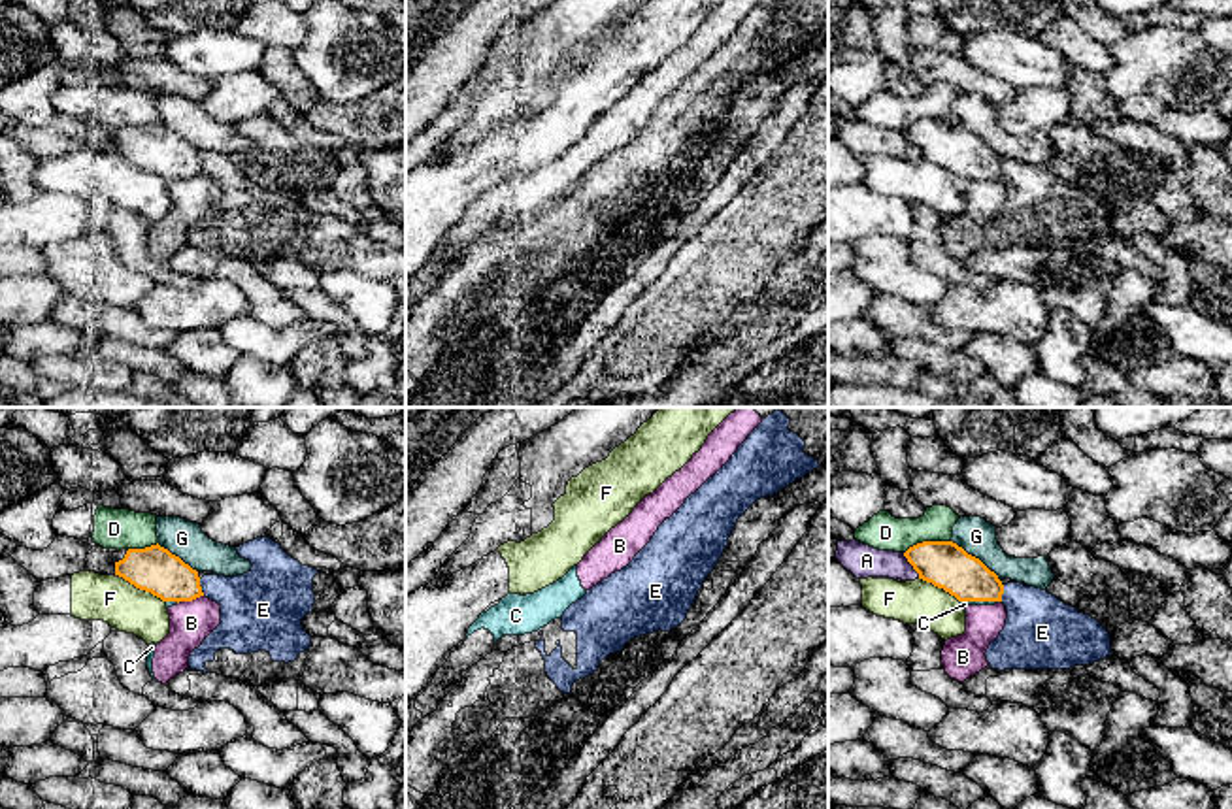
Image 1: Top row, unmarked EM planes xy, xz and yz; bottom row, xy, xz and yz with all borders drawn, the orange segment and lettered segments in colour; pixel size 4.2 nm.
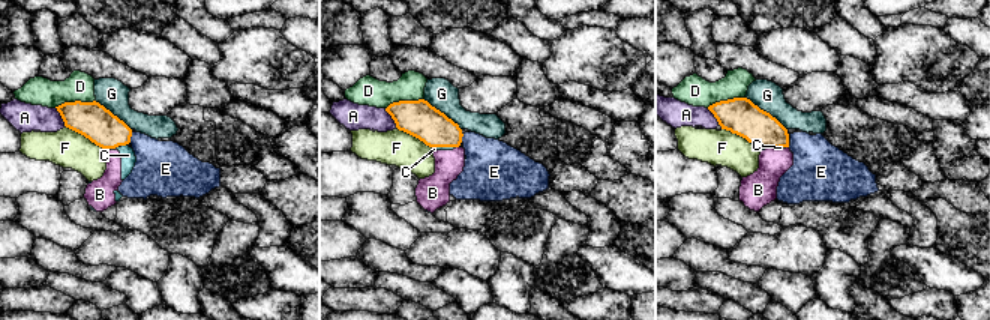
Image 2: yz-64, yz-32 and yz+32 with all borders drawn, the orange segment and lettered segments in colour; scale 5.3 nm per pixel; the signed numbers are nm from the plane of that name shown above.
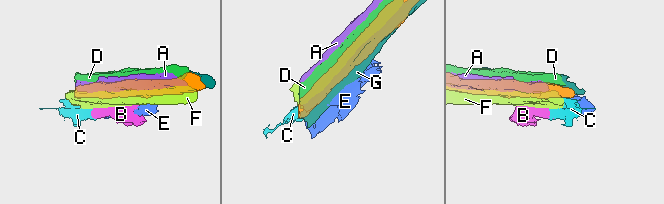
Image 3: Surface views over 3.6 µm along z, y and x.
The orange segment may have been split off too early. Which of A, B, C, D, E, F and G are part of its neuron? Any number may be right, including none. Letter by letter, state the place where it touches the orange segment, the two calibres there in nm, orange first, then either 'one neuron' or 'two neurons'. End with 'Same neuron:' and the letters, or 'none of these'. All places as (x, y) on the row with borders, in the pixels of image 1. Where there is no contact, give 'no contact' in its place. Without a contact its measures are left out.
A: yz (912, 564) | 200/140 nm | two neurons
B: xy (189, 600) | 200/180 nm | two neurons
C: yz (980, 600) | 200/30 nm | two neurons
D: yz (927, 542) | 200/160 nm | two neurons
E: xy (200, 587) | 200/300 nm | two neurons
F: xy (140, 589) | 200/200 nm | two neurons
G: yz (974, 557) | 200/160 nm | two neurons
Same neuron: none of these

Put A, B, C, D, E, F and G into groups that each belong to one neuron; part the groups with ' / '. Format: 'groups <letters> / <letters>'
groups A / B C / D / E / F / G

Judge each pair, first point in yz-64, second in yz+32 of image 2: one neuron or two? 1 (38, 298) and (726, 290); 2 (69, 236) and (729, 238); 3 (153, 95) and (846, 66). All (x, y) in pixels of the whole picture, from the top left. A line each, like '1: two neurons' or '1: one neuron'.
1: two neurons
2: one neuron
3: two neurons

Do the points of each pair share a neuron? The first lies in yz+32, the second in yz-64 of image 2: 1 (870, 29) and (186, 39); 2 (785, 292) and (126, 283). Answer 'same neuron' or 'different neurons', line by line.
1: different neurons
2: same neuron

